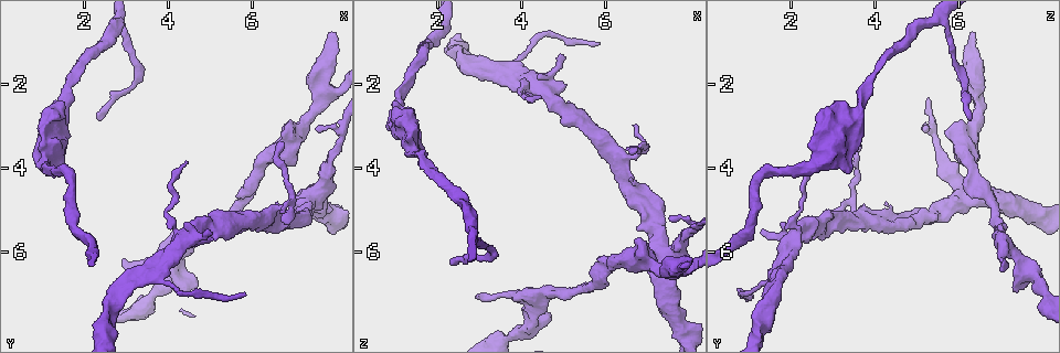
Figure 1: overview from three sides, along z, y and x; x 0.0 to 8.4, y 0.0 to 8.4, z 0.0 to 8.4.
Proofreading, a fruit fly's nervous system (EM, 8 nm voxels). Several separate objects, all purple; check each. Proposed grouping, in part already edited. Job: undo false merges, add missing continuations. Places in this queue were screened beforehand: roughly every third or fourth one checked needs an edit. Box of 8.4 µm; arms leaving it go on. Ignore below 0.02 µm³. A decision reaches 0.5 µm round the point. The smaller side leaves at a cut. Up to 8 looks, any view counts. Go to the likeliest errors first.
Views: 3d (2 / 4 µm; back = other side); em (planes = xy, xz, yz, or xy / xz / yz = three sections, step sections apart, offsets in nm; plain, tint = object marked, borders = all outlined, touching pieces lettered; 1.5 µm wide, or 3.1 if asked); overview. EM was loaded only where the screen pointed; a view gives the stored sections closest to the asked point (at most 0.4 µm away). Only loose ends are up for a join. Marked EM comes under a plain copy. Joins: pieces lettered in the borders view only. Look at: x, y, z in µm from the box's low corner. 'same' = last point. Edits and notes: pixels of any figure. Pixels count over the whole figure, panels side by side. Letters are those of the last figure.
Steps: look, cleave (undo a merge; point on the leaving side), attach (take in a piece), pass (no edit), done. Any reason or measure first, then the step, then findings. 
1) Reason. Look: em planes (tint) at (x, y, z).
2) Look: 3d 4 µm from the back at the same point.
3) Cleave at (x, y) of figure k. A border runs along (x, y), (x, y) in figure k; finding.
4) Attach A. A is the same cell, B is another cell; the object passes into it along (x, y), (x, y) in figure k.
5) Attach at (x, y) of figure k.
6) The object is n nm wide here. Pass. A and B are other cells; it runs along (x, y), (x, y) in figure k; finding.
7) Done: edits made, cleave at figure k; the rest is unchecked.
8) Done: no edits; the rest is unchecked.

Long arm stops here. Look: em xy step 8 (borders) at (2.35, 2.85, 6.25).

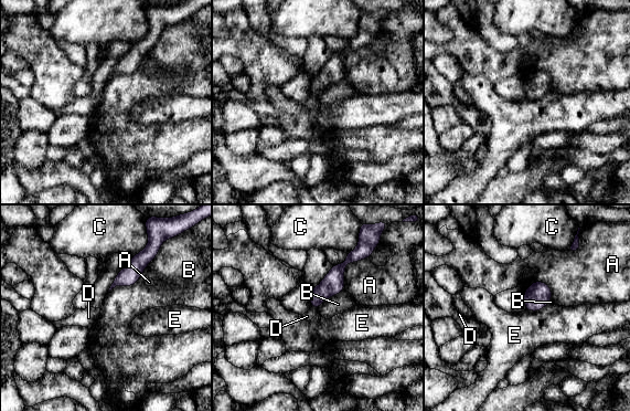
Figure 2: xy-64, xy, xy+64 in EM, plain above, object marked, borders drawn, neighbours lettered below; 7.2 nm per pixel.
Look: em xz step 8 (borders) at the same point.

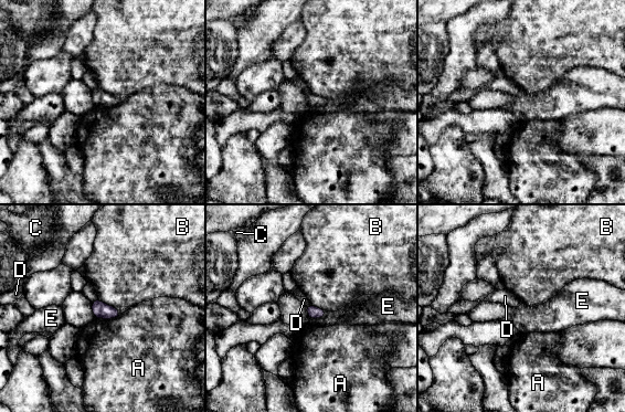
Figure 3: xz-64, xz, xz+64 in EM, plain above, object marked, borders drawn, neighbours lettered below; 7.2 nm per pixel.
The longest contact is with B, 200 nm. Pass. A, B, C, D and E are other cells; a border runs along (327, 312), (321, 317), (309, 319) in figure 3; none of them fits.

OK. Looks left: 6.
Free end. Look: em planes (borders) at (6.60, 4.80, 4.20).

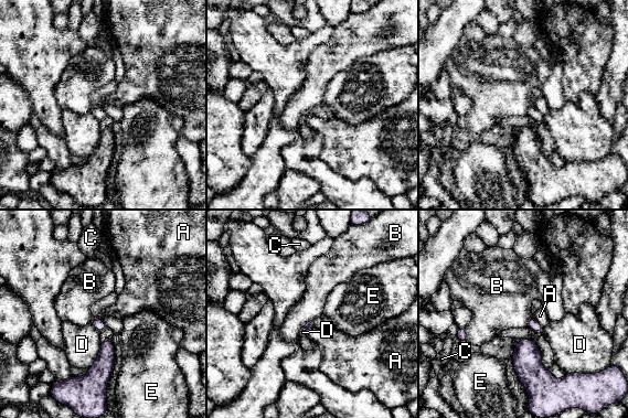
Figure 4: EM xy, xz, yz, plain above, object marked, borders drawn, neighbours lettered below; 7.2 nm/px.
Pass. A, B, C, D and E are other cells; a border runs along (465, 328), (467, 341) in figure 4; no lettered piece goes on from it.

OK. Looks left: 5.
End of a long branch. Look: em yz step 4 (tint) at (5.85, 7.00, 1.15).

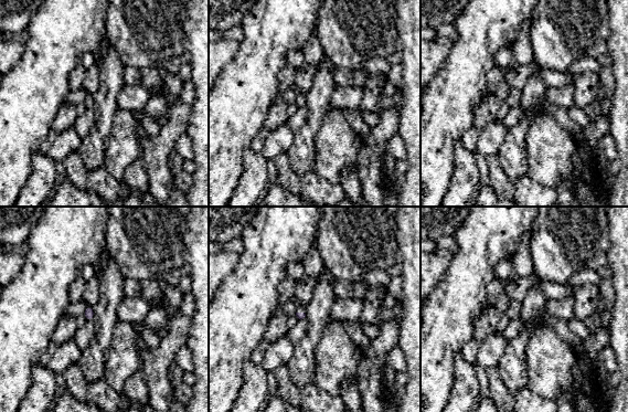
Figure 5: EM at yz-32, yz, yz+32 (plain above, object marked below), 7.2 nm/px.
Look: em planes (borders) at the same point.

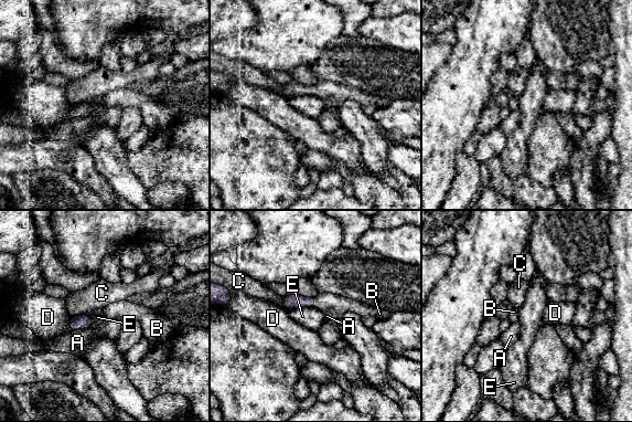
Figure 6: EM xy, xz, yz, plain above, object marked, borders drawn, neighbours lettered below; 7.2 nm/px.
Attach B. B is the same cell, A, C, D and E are other cells; the object passes into it along (290, 302), (314, 302), (333, 305) in figure 6; it goes on there.

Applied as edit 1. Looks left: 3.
Look: em planes (borders) at (6.45, 3.70, 6.15).

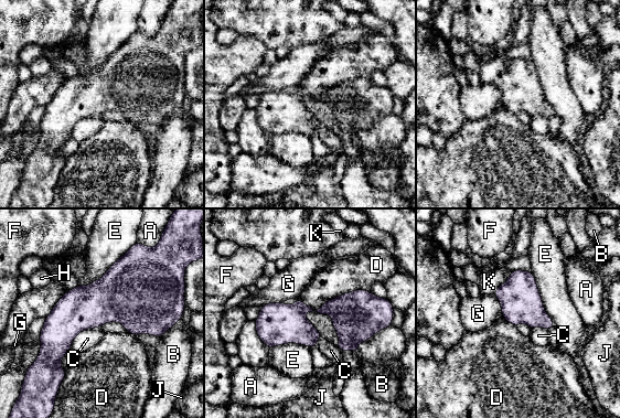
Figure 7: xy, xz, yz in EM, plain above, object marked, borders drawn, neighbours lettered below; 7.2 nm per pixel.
Pass. A, B, C, D, E, F, G, H, J and K are other cells; a border runs along (136, 242), (100, 278), (78, 286) in figure 7; all the same neuron.

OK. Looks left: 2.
Done: edits made, attach at figure 6; the rest is unchecked.

